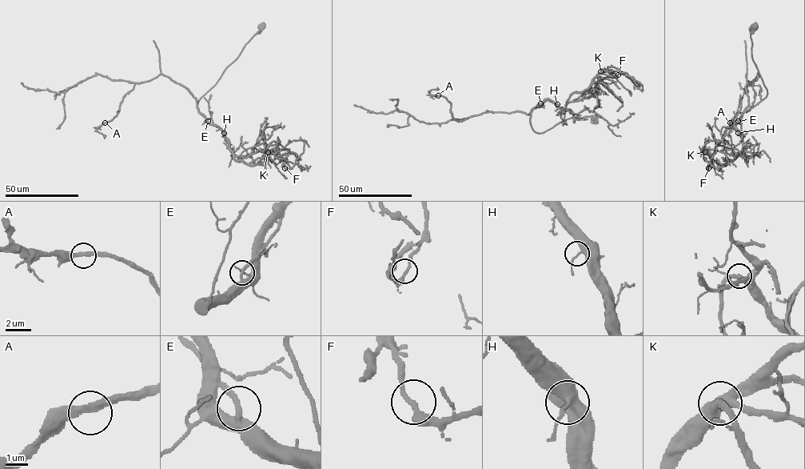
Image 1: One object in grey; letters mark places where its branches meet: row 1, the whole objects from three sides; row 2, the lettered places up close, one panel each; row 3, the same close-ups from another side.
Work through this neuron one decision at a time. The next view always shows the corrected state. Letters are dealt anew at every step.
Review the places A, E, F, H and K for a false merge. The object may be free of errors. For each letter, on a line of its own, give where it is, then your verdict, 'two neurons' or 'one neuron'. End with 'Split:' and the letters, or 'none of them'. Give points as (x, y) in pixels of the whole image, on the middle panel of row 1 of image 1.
A: (438, 95) | one neuron
E: (540, 103) | one neuron
F: (618, 74) | one neuron
H: (557, 104) | one neuron
K: (600, 71) | one neuron
Split: none of them

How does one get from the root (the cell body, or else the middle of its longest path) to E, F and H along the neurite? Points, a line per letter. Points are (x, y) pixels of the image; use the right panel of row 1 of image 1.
E: (755, 26), (751, 31), (751, 57), (767, 94), (746, 110), (738, 121)
F: (755, 26), (751, 57), (767, 94), (734, 126), (743, 150), (725, 165), (708, 150), (708, 168)
H: (755, 26), (751, 31), (751, 57), (767, 94), (743, 114), (734, 126), (738, 133)

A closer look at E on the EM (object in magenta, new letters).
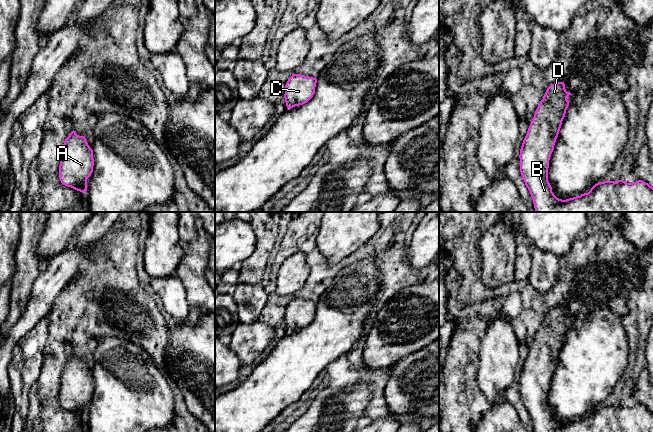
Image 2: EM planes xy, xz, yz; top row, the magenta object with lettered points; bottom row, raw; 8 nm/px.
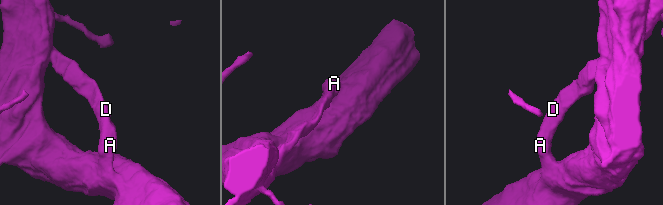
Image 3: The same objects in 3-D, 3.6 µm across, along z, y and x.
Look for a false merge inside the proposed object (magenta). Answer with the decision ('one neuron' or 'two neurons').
one neuron

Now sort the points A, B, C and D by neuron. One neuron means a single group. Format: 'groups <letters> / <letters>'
groups A B C D

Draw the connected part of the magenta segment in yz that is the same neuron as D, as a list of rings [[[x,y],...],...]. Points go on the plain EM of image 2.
[[[564,306],[554,307],[547,312],[520,373],[520,396],[530,415],[534,432],[653,432],[653,411],[642,404],[632,407],[623,404],[598,406],[588,417],[566,424],[554,419],[548,405],[549,384],[569,330],[569,319],[572,318],[566,315]]]

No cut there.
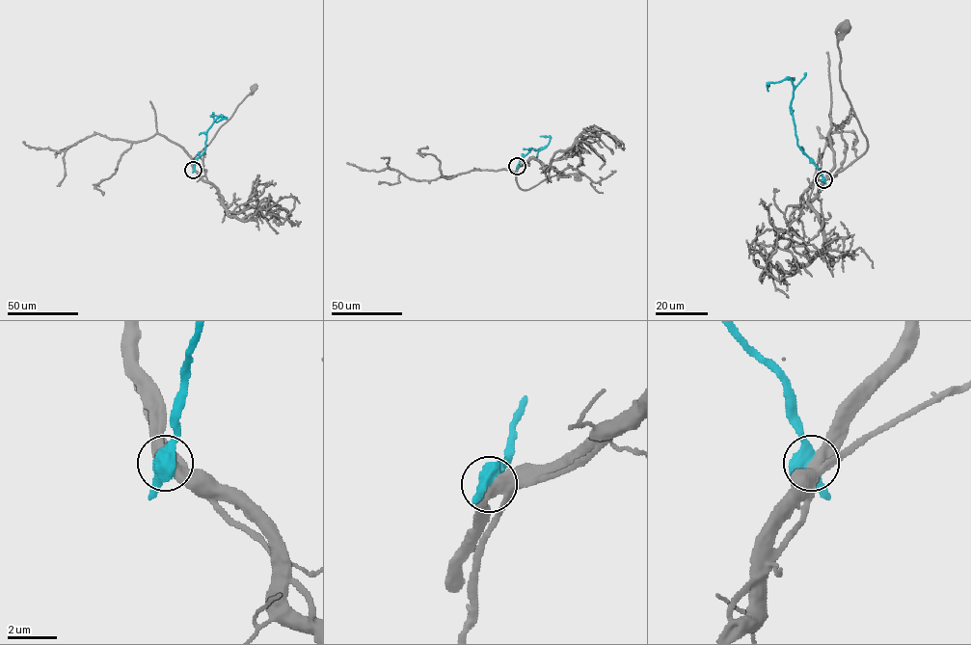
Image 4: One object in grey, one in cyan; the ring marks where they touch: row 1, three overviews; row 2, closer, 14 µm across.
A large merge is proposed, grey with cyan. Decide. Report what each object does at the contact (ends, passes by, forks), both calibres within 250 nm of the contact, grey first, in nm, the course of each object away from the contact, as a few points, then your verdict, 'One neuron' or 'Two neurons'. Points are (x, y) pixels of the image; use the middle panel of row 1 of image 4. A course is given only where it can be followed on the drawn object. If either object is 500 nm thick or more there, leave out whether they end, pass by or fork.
Thickness 400 nm (grey) against 600 nm. Course of grey: (518, 167), (516, 181), (524, 190), (554, 175), (575, 174), (578, 178). Course of cyan: (518, 167), (530, 148), (538, 150), (547, 145), (550, 138), (540, 136). Two neurons

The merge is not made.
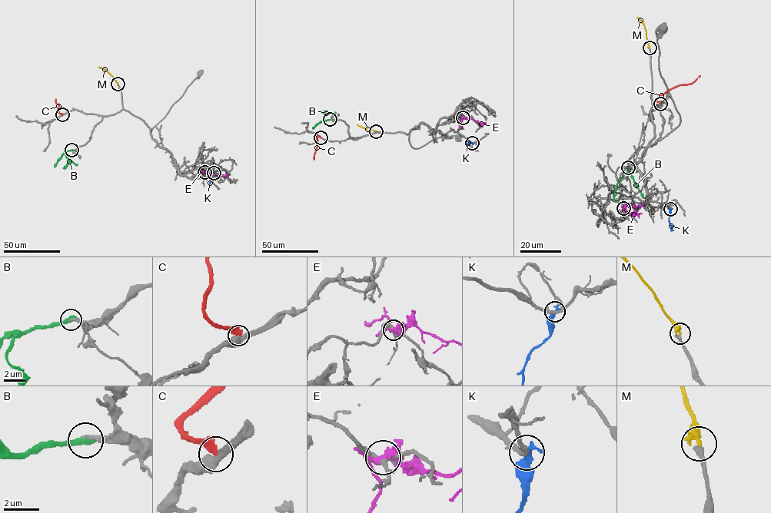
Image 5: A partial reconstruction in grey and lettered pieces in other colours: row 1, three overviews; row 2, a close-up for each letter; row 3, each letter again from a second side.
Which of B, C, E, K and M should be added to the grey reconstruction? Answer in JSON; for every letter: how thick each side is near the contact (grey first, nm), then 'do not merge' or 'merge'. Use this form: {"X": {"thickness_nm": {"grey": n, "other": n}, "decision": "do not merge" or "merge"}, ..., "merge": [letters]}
{"B": {"thickness_nm": {"grey": 280, "other": 440}, "decision": "merge"}, "C": {"thickness_nm": {"grey": 460, "other": 400}, "decision": "do not merge"}, "E": {"thickness_nm": {"grey": 320, "other": 340}, "decision": "do not merge"}, "K": {"thickness_nm": {"grey": 280, "other": 320}, "decision": "do not merge"}, "M": {"thickness_nm": {"grey": 320, "other": 440}, "decision": "do not merge"}, "merge": ["B"]}

